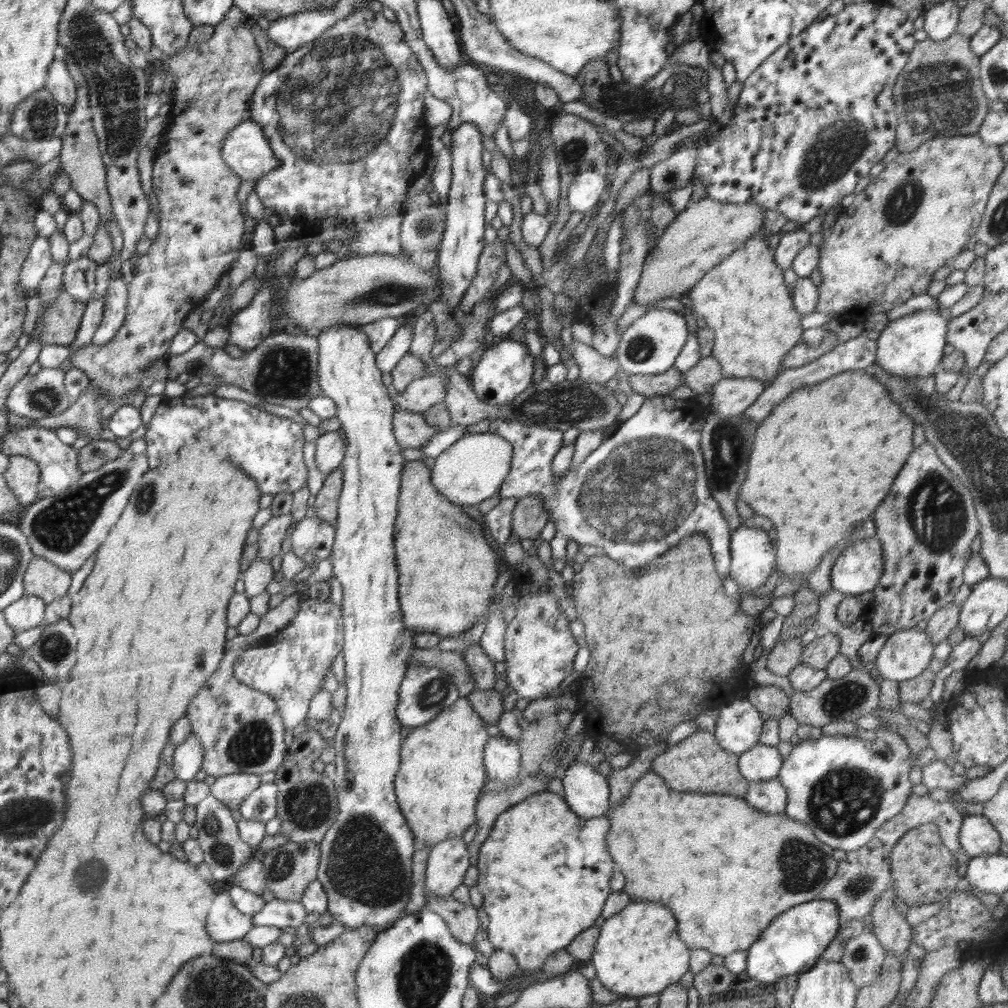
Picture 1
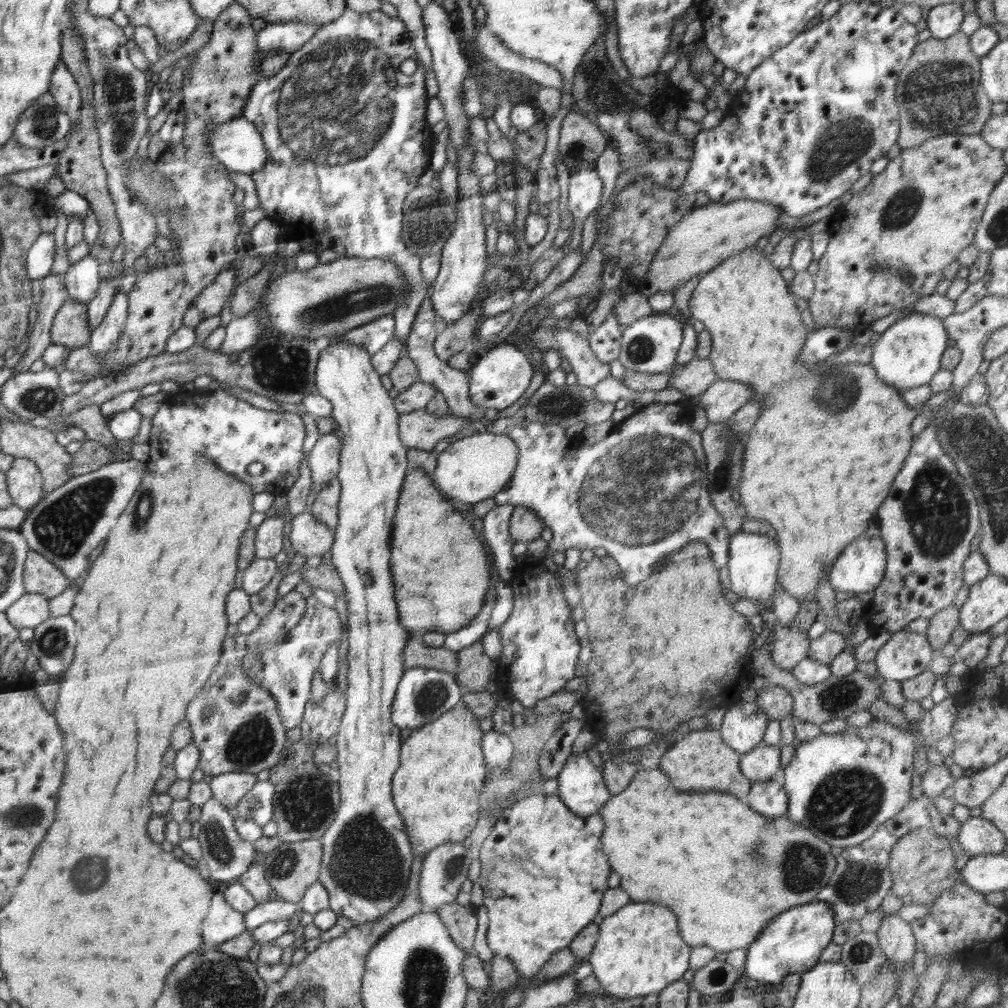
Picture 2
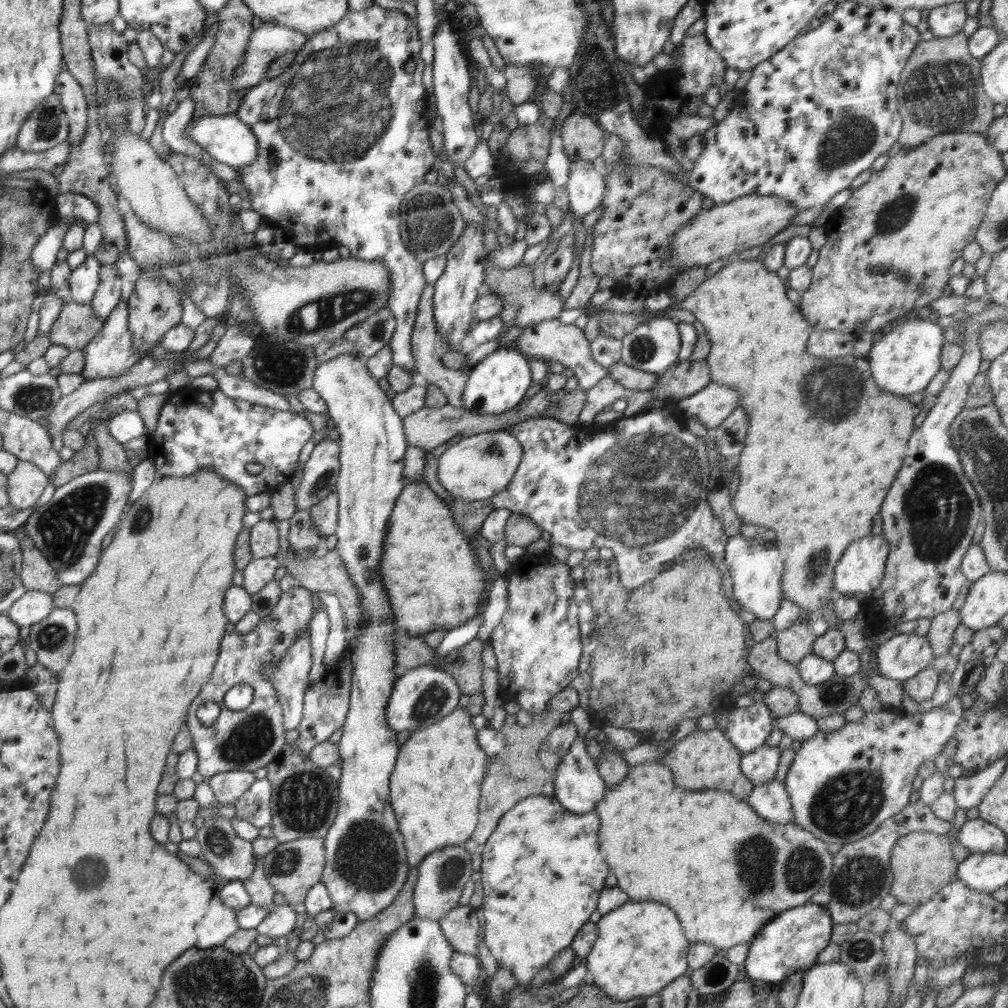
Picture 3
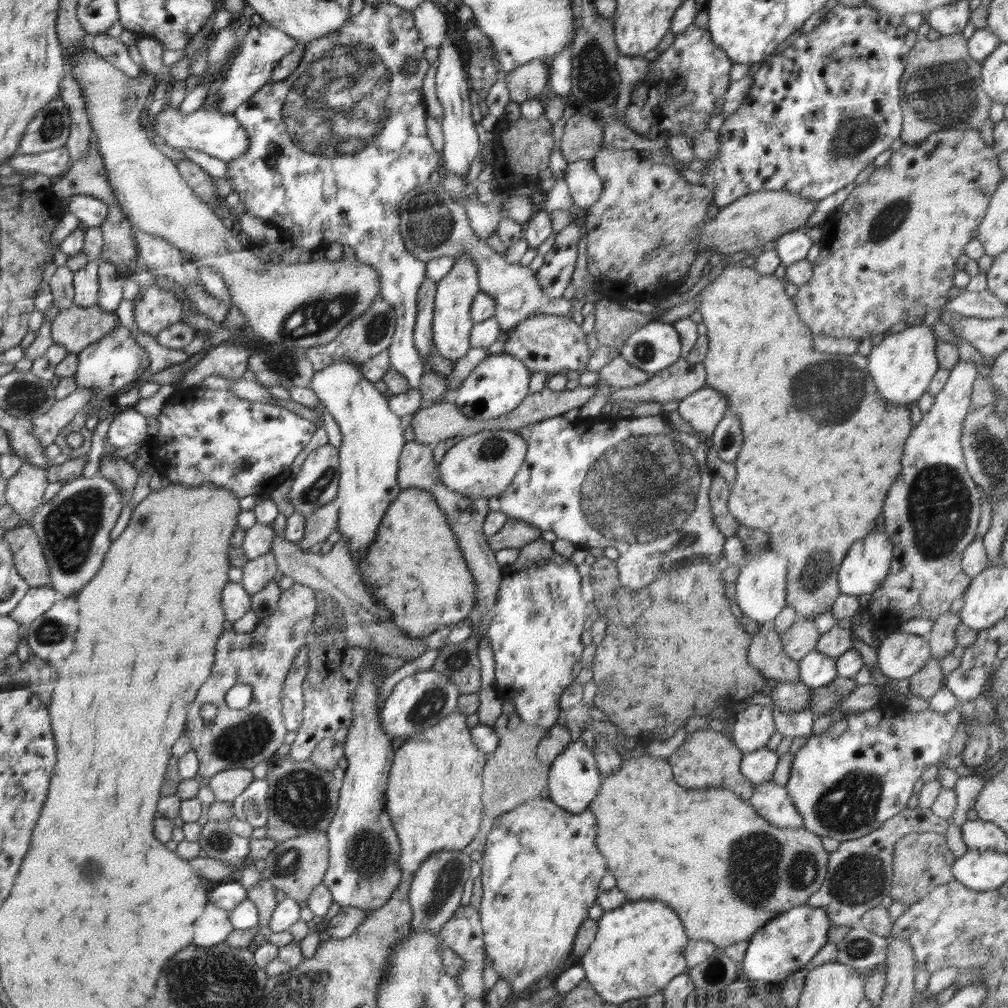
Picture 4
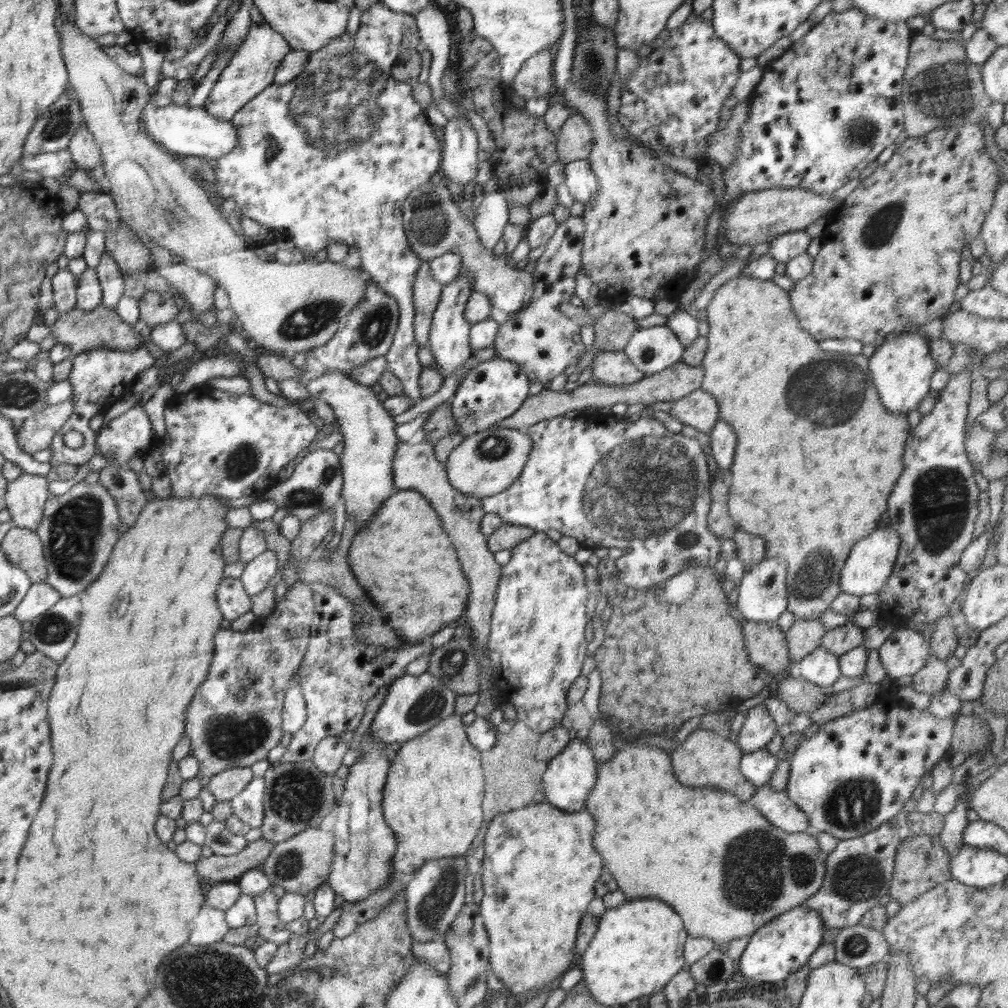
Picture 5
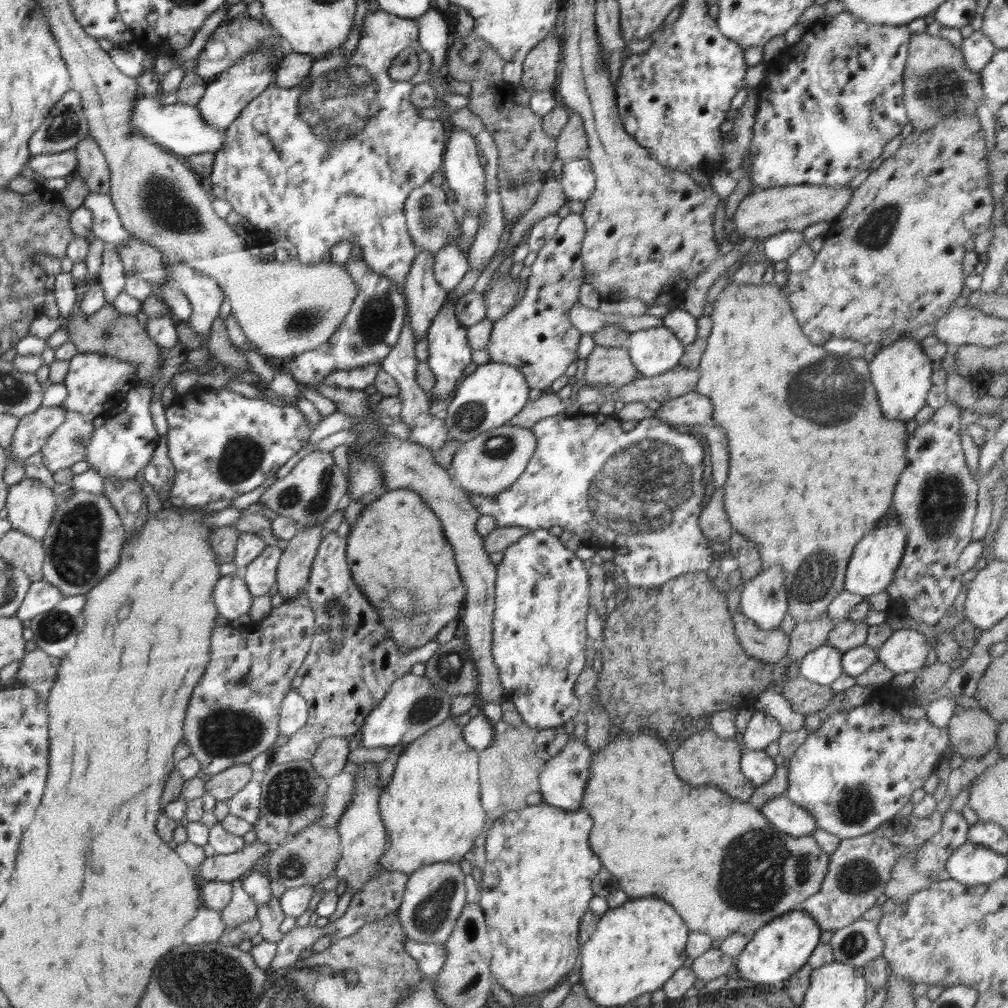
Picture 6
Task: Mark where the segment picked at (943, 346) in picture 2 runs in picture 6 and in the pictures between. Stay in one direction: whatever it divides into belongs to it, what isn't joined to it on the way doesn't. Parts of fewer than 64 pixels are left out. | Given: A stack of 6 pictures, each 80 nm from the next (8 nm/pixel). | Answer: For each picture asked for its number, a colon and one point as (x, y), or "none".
3: (904, 361)
4: (903, 364)
5: (901, 369)
6: (900, 372)

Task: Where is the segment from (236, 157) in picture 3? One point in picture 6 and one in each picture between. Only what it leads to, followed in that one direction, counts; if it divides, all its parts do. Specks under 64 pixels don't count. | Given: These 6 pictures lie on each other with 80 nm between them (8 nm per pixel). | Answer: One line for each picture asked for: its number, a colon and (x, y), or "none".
4: (220, 135)
5: (180, 129)
6: (178, 128)

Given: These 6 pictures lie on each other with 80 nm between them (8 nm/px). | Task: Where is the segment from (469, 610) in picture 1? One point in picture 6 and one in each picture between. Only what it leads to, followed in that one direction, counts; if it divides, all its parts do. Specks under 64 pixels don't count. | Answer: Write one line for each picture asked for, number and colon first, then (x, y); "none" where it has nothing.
2: (440, 567)
3: (430, 573)
4: (414, 568)
5: (403, 559)
6: (397, 540)

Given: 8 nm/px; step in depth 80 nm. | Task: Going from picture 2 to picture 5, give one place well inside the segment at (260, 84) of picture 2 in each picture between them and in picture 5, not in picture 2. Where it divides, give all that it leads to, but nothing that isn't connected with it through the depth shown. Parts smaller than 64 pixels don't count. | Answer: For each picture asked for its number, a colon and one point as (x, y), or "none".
3: (342, 133)
4: (334, 147)
5: (329, 157)

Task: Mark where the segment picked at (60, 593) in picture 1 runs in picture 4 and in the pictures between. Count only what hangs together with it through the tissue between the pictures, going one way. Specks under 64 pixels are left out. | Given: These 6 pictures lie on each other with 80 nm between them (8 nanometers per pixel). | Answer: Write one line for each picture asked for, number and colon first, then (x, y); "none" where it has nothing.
2: (42, 576)
3: (37, 573)
4: (30, 561)

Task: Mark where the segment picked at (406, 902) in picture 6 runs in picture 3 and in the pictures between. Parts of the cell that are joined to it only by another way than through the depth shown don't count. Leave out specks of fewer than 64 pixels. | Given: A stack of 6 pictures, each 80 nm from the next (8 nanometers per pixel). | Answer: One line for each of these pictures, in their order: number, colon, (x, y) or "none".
3: (443, 874)
4: (435, 892)
5: (435, 894)

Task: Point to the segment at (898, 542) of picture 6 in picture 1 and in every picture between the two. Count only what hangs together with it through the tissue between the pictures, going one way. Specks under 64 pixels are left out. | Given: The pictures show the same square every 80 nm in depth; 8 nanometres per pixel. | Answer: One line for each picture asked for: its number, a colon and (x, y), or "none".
1: (857, 569)
2: (859, 567)
3: (860, 569)
4: (866, 564)
5: (870, 562)

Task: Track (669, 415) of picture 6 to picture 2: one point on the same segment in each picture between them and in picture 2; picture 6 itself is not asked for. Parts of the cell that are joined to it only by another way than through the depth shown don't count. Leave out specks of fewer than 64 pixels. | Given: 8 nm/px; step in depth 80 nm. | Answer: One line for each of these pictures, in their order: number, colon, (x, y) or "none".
2: (724, 397)
3: (714, 403)
4: (704, 409)
5: (699, 409)

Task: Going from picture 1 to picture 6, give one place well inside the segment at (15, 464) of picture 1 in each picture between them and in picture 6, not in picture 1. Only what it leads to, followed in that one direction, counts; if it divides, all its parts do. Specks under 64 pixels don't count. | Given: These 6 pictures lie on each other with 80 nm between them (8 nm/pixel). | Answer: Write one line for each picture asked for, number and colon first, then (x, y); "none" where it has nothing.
2: (25, 480)
3: (26, 483)
4: (25, 489)
5: (27, 496)
6: (31, 505)

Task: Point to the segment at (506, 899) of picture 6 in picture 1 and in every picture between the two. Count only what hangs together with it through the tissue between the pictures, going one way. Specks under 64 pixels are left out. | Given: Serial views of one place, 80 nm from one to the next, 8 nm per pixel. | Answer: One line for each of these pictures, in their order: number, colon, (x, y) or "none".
1: (544, 873)
2: (543, 874)
3: (542, 871)
4: (540, 870)
5: (540, 868)

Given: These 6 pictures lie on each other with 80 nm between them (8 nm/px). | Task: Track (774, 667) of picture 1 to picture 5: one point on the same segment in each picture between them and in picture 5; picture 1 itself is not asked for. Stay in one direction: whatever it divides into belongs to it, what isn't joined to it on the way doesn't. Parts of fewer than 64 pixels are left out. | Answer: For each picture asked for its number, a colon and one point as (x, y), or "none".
2: (789, 647)
3: (793, 644)
4: (801, 638)
5: (805, 635)

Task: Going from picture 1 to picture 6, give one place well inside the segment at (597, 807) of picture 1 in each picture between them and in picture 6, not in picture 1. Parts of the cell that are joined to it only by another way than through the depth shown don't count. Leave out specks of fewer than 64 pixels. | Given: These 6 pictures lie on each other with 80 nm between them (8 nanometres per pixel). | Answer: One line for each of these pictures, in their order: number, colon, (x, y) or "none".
2: (582, 788)
3: (579, 787)
4: (574, 780)
5: (570, 776)
6: (563, 779)

